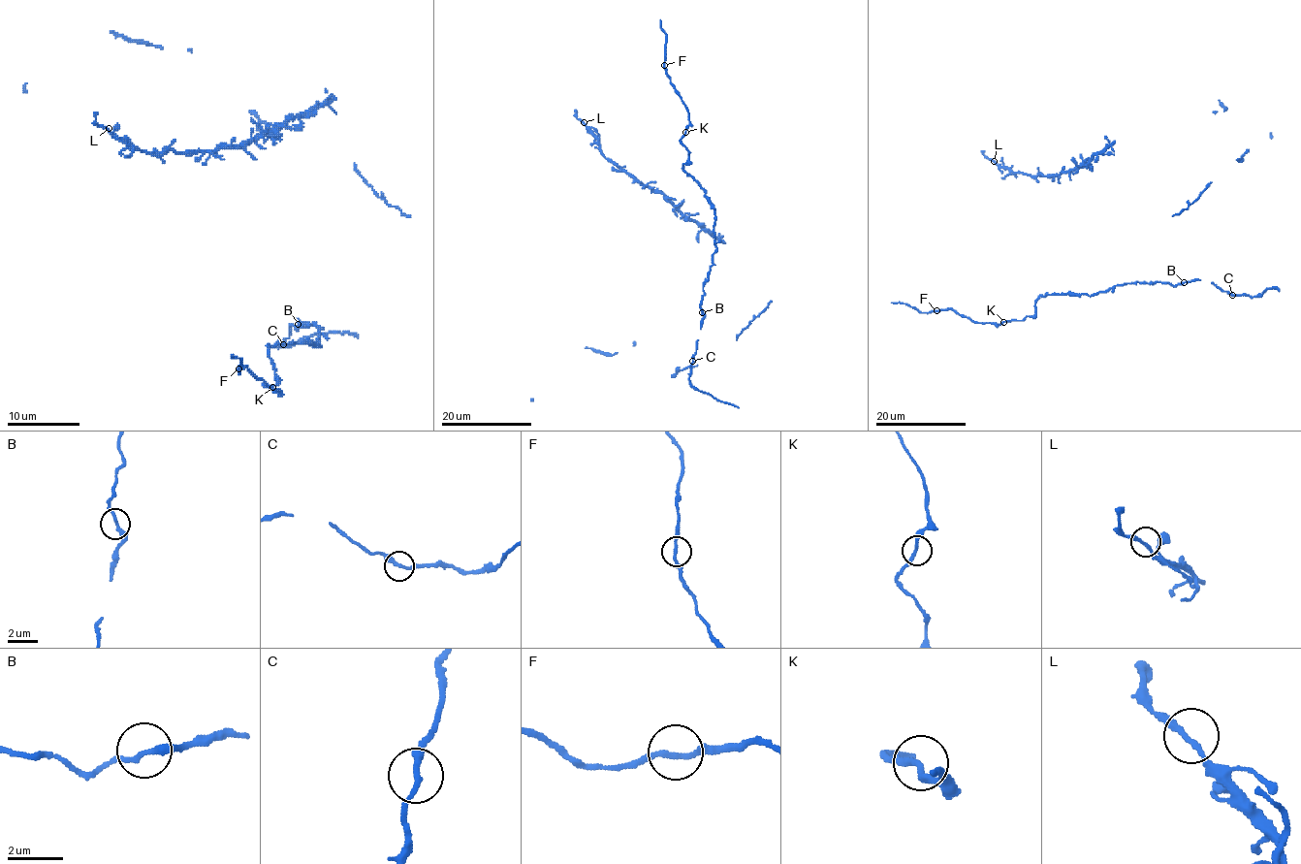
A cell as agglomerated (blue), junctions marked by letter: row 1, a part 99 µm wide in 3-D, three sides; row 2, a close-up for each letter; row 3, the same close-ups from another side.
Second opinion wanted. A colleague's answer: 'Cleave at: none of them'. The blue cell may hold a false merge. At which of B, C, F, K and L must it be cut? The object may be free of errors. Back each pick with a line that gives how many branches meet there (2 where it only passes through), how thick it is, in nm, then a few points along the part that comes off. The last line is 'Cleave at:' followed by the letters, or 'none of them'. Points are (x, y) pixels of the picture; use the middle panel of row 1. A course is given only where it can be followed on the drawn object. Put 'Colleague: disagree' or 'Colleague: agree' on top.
Colleague: agree
Cleave at: none of them

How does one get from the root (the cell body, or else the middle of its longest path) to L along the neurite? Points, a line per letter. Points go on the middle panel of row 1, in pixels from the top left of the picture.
L: (675, 199), (654, 193), (611, 162), (601, 152), (598, 138), (584, 122)

